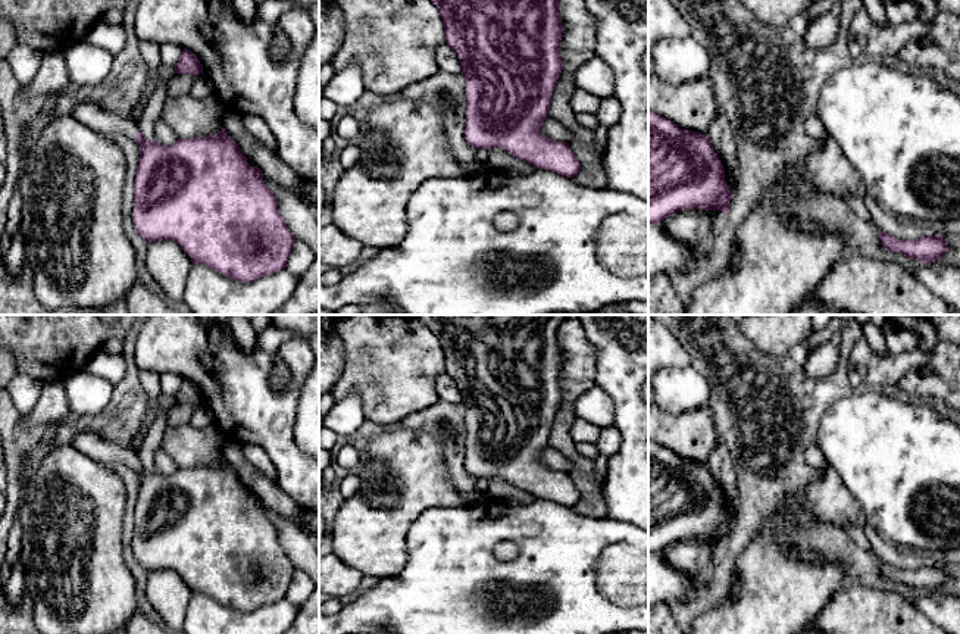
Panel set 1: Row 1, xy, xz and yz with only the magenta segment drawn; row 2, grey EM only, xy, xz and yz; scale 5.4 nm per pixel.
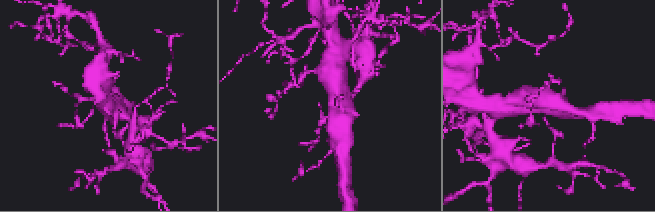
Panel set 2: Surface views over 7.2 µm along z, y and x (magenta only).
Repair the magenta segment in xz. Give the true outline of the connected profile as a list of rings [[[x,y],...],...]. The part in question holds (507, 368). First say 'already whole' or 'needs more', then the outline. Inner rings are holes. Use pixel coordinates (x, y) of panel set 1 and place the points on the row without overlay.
already whole; [[[416,315],[438,338],[445,374],[450,375],[466,407],[466,455],[465,469],[475,478],[500,477],[513,487],[528,491],[537,499],[547,499],[573,507],[581,493],[567,472],[551,469],[540,457],[548,446],[553,421],[563,399],[560,374],[563,355],[559,328],[567,315]]]

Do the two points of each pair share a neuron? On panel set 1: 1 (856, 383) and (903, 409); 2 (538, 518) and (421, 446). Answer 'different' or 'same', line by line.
1: different
2: different

